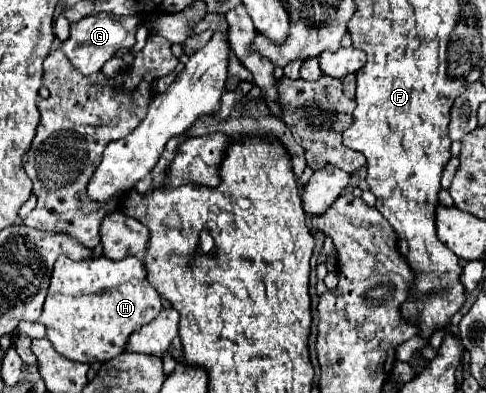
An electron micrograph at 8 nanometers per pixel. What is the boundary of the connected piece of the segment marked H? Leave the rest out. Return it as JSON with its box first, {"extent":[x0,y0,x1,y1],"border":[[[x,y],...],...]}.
{"extent":[39,257,163,363],"border":[[[59,257],[53,267],[49,293],[39,321],[47,327],[47,339],[71,361],[91,363],[117,357],[129,335],[141,325],[153,321],[163,309],[161,295],[145,279],[143,261],[125,257],[113,261],[107,257],[71,261]]]}

